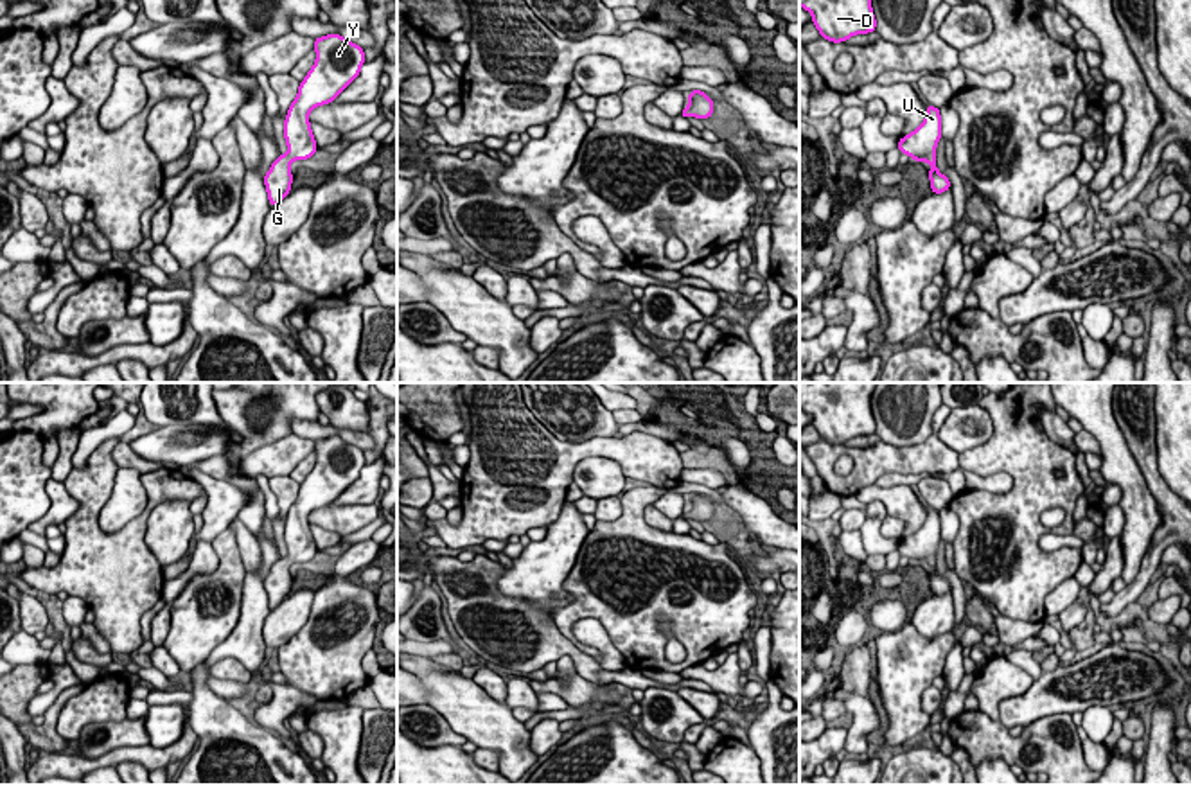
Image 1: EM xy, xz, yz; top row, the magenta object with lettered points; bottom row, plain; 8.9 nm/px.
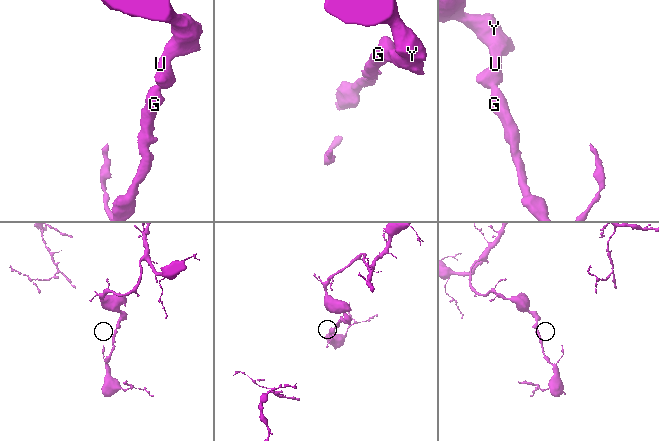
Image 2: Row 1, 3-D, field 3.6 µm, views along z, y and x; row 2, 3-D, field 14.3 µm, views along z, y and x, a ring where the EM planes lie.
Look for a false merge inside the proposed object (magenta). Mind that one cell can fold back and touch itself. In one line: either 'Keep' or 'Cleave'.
Keep

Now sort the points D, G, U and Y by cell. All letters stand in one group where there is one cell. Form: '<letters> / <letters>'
D G U Y

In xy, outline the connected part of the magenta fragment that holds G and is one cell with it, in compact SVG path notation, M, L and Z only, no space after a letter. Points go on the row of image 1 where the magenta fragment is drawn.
M329 34L322 38L314 38L314 50L316 61L304 81L300 81L298 95L291 102L286 120L284 120L284 138L287 144L287 153L280 154L269 167L268 174L264 176L264 185L269 198L269 207L278 205L291 190L293 174L289 165L295 160L309 160L318 146L314 135L309 126L309 111L316 106L332 102L357 75L363 66L365 50L347 41L340 34Z

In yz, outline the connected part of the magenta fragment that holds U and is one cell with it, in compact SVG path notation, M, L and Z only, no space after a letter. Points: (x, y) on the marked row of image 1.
M927 104L927 115L920 128L898 140L898 149L916 162L929 162L931 190L941 194L950 189L950 181L936 167L936 146L941 138L940 108Z

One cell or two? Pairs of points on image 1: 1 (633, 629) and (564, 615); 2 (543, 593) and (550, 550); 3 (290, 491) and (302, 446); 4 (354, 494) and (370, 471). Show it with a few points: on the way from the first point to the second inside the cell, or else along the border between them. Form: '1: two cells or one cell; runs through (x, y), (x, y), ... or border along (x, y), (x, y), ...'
1: one cell; runs through (617, 617), (609, 609), (581, 609)
2: one cell; runs through (543, 582), (543, 566), (548, 561)
3: two cells; border along (288, 475), (268, 478)
4: one cell; runs through (360, 489), (369, 476)

